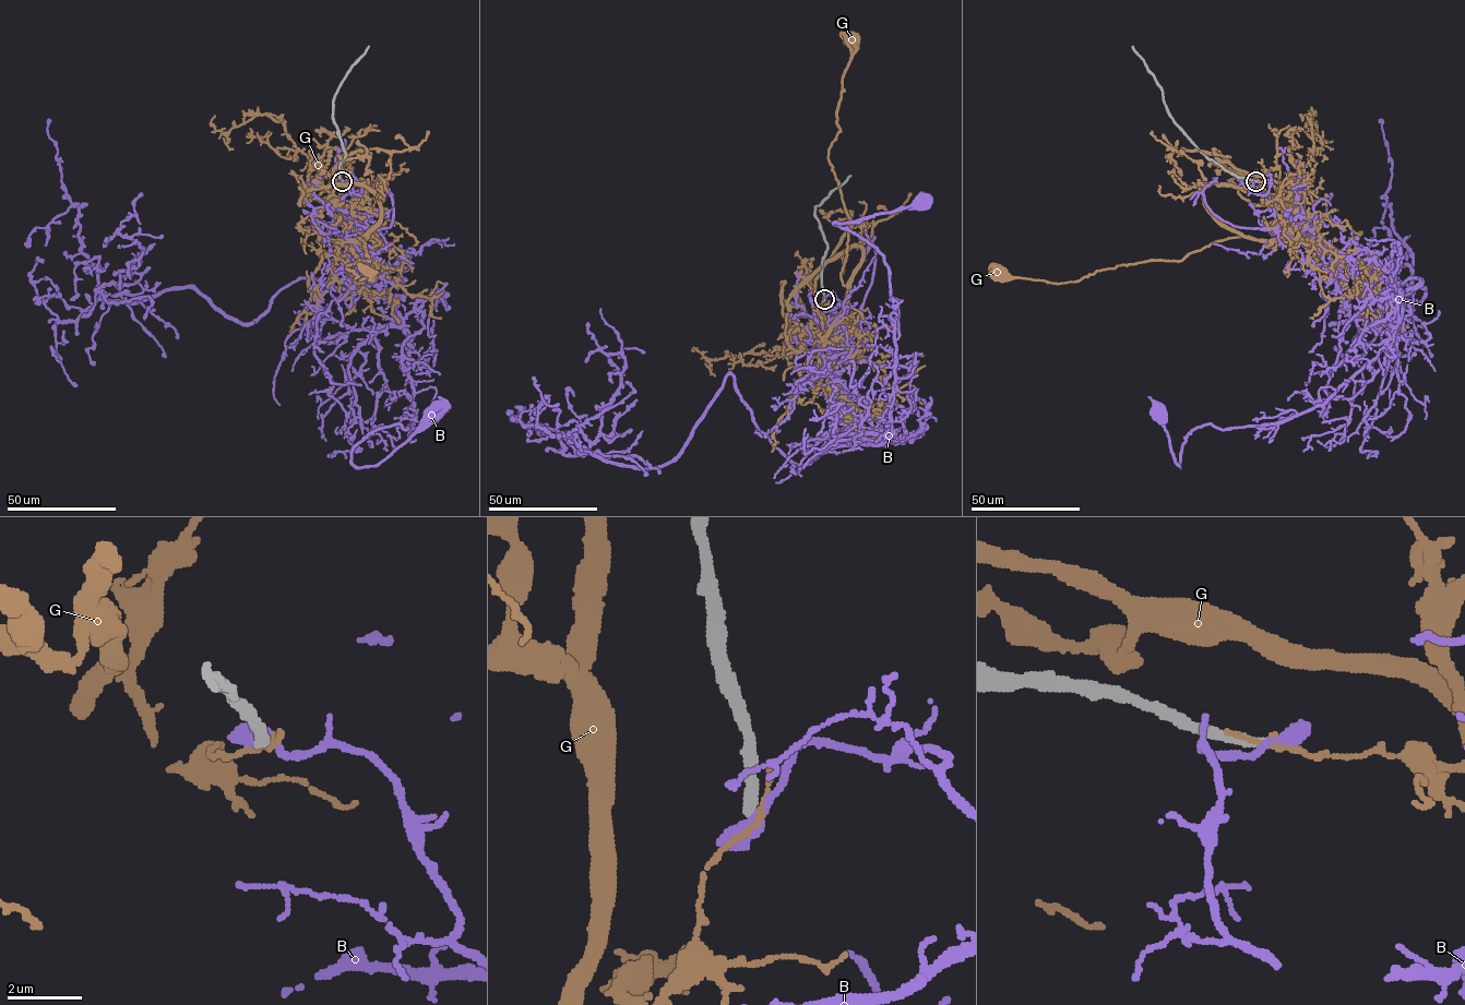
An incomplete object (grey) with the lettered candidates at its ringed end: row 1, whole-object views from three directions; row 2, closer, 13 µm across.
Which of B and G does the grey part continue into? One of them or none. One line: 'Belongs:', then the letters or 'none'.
Belongs: none

